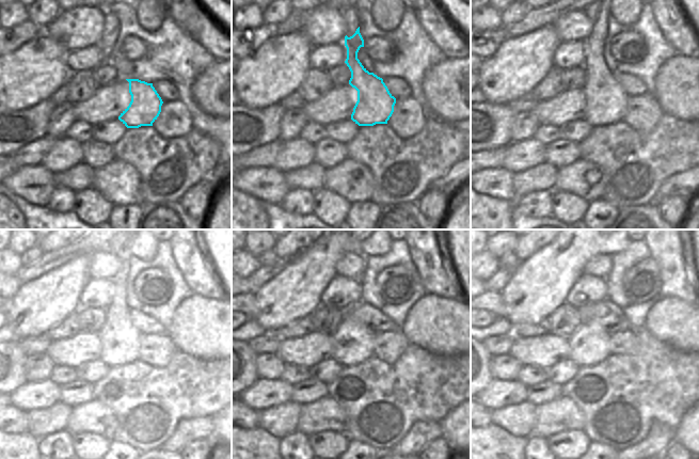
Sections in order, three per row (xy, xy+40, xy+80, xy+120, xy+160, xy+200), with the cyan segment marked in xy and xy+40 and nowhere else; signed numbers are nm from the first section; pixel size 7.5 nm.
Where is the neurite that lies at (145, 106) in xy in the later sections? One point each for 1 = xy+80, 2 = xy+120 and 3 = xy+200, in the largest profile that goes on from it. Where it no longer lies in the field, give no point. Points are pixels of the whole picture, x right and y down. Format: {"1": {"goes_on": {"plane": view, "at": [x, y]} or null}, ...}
{"1": {"goes_on": {"plane": "xy+80", "at": [606, 100]}}, "2": {"goes_on": {"plane": "xy+120", "at": [120, 339]}}, "3": {"goes_on": {"plane": "xy+200", "at": [587, 346]}}}

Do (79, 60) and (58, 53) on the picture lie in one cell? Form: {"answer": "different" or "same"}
{"answer": "different"}

